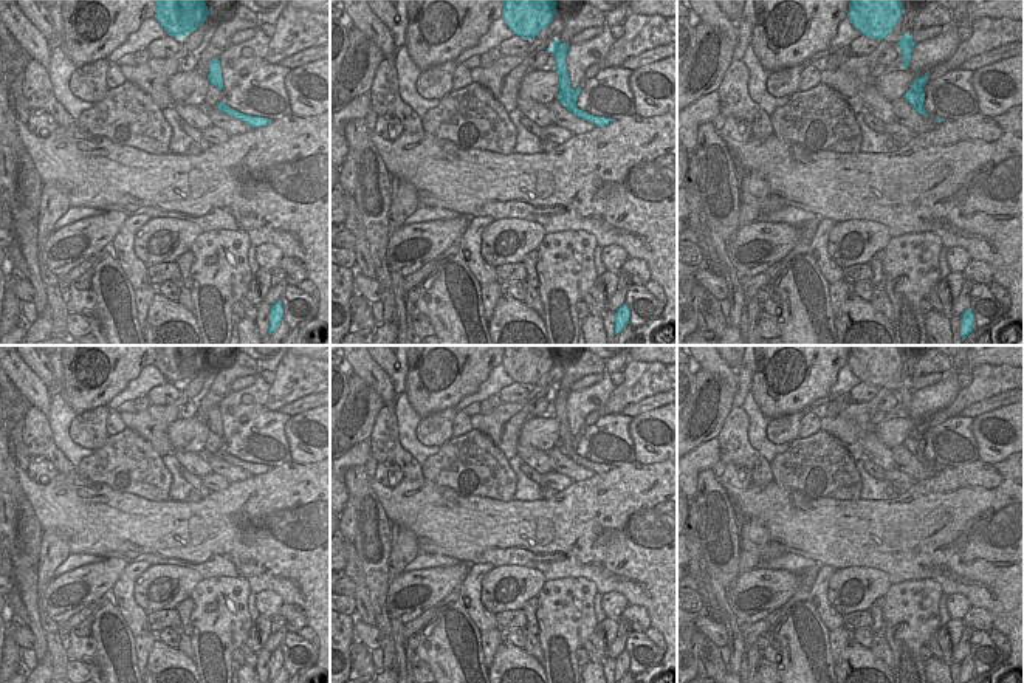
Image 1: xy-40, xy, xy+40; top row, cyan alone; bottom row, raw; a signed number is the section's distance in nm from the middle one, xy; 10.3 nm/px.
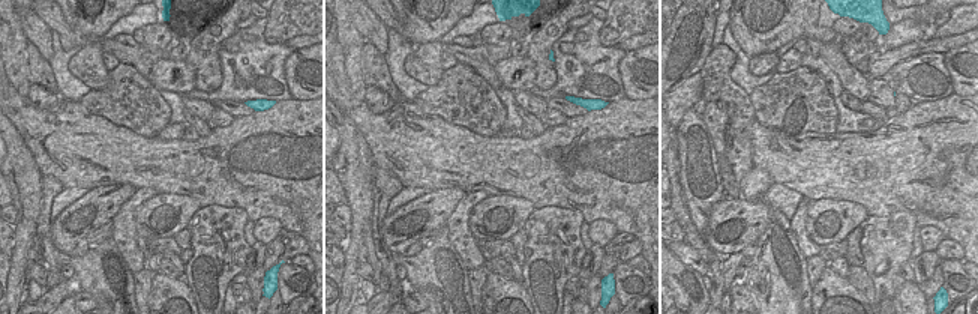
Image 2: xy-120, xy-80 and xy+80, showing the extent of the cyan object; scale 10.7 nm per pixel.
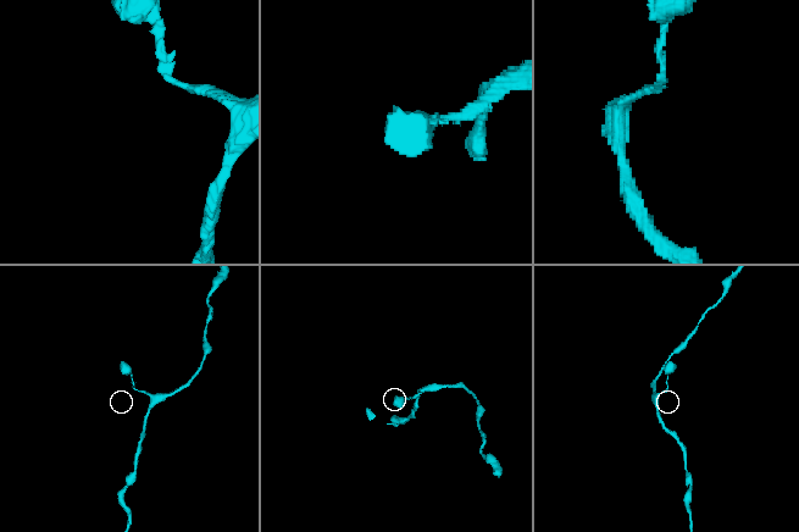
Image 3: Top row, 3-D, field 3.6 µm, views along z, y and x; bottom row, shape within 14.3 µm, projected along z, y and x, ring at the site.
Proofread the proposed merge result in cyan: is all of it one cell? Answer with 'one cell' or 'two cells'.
one cell

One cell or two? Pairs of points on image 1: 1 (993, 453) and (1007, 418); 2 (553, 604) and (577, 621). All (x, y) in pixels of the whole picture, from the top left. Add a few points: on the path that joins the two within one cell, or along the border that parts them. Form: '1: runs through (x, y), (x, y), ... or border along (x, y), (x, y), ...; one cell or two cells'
1: runs through (986, 439), (982, 435), (986, 418), (993, 415); one cell
2: runs through (560, 609), (570, 620); one cell

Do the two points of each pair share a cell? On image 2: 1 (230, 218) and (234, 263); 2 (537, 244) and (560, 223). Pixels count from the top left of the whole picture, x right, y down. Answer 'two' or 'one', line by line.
1: one
2: one

